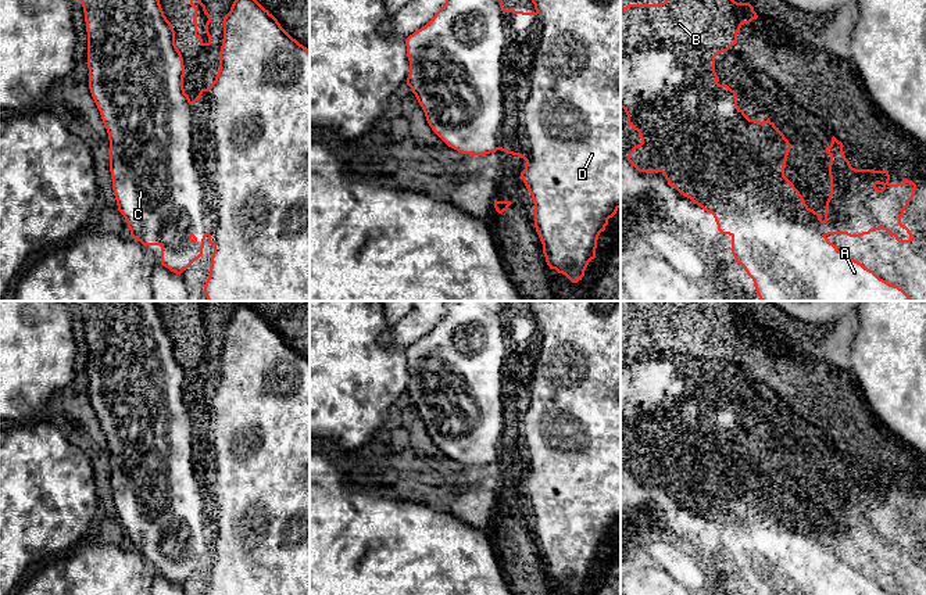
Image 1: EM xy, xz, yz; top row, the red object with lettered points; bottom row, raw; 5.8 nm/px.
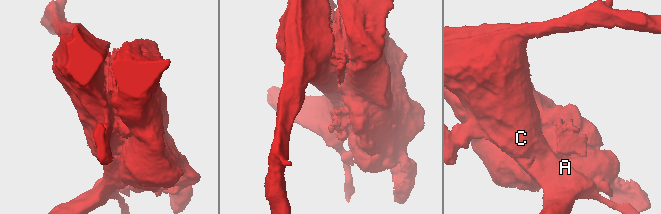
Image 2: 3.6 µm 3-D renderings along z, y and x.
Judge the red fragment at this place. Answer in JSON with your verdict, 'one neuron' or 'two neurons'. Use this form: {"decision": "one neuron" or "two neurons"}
{"decision": "two neurons"}

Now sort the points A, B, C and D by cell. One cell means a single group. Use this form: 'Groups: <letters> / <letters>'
Groups: A B C / D

